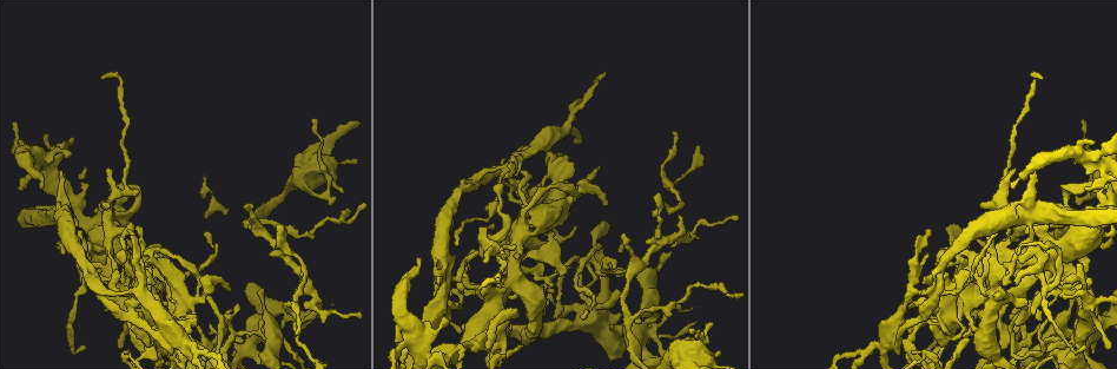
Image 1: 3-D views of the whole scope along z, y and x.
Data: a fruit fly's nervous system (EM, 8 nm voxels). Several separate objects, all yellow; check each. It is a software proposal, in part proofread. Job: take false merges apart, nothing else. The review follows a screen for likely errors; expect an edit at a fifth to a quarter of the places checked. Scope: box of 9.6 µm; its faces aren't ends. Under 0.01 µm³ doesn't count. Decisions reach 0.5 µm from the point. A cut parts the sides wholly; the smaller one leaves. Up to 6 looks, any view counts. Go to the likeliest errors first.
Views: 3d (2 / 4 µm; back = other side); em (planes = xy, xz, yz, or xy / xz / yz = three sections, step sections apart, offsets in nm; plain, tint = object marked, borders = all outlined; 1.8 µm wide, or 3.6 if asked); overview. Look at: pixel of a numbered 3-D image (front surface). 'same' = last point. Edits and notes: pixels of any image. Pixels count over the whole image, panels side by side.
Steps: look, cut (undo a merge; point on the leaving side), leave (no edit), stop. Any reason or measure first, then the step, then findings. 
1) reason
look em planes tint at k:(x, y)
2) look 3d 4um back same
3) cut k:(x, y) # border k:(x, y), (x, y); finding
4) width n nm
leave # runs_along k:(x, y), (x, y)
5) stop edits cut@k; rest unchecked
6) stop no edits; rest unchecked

looks like a crossing
look 3d 4um at 1:(635, 334)

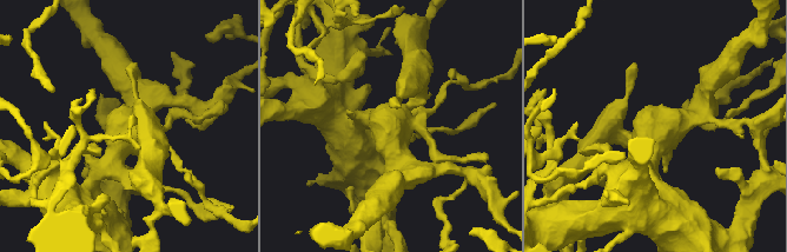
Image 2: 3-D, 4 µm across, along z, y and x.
shape alone is not enough
look em 3.6um planes plain at 2:(391, 122)

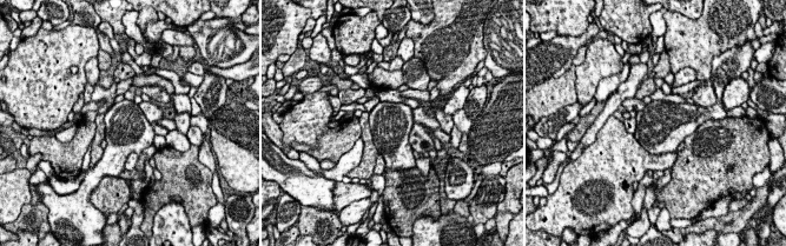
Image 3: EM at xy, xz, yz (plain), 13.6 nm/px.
look em 3.6um planes tint same

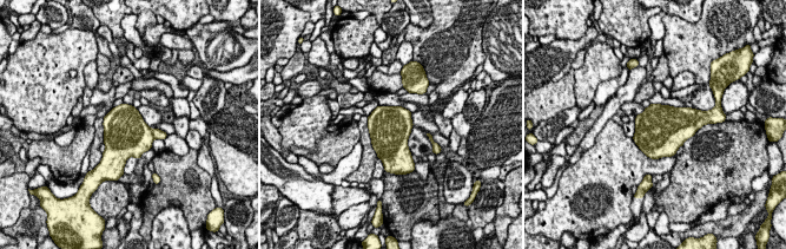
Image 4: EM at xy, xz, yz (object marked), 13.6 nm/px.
leave # continuous, no second neuron

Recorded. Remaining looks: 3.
thin neck
look 3d 4um at 1:(198, 282)

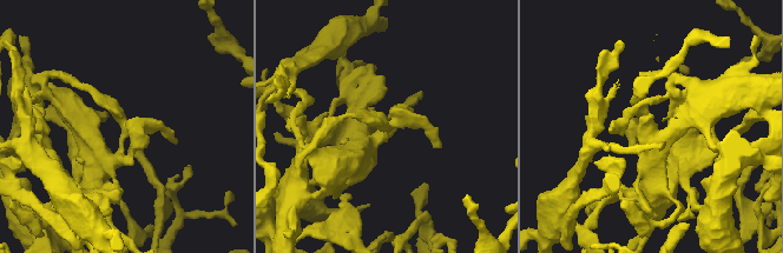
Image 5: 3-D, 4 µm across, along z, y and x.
look em xy step 16 borders at 5:(387, 127)

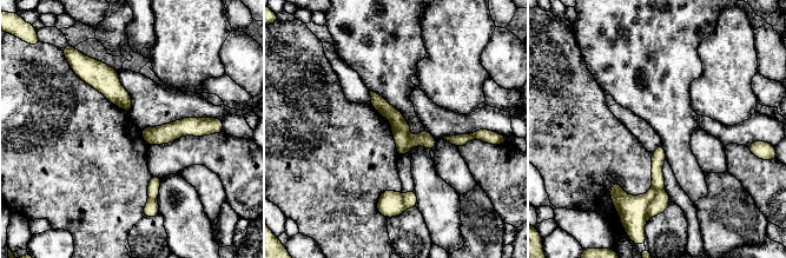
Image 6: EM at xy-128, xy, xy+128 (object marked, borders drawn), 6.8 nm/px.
leave # one neuron here

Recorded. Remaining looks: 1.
stop no edits; rest unchecked

